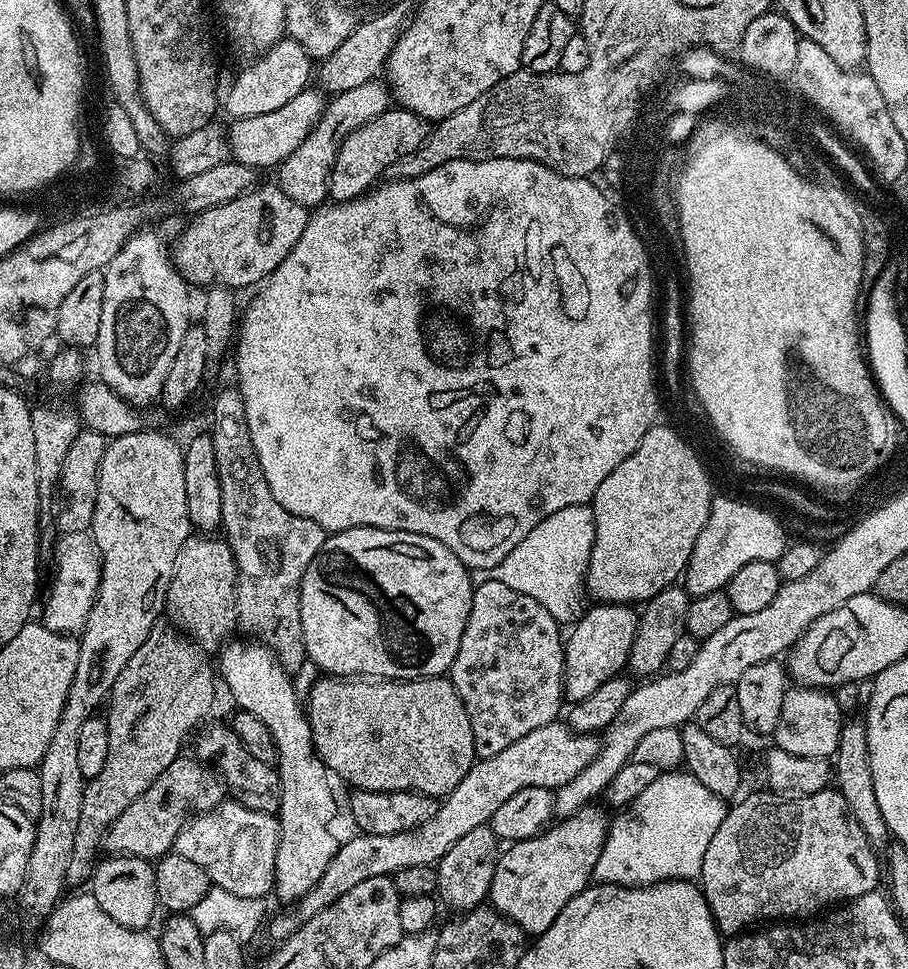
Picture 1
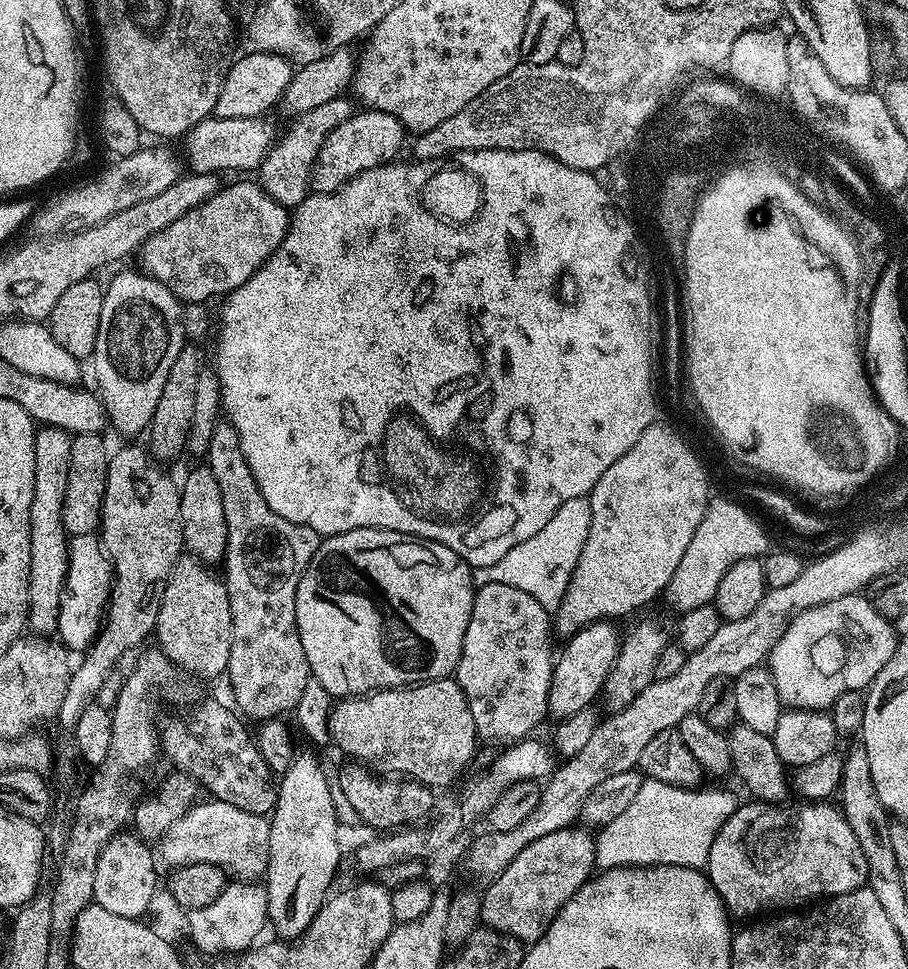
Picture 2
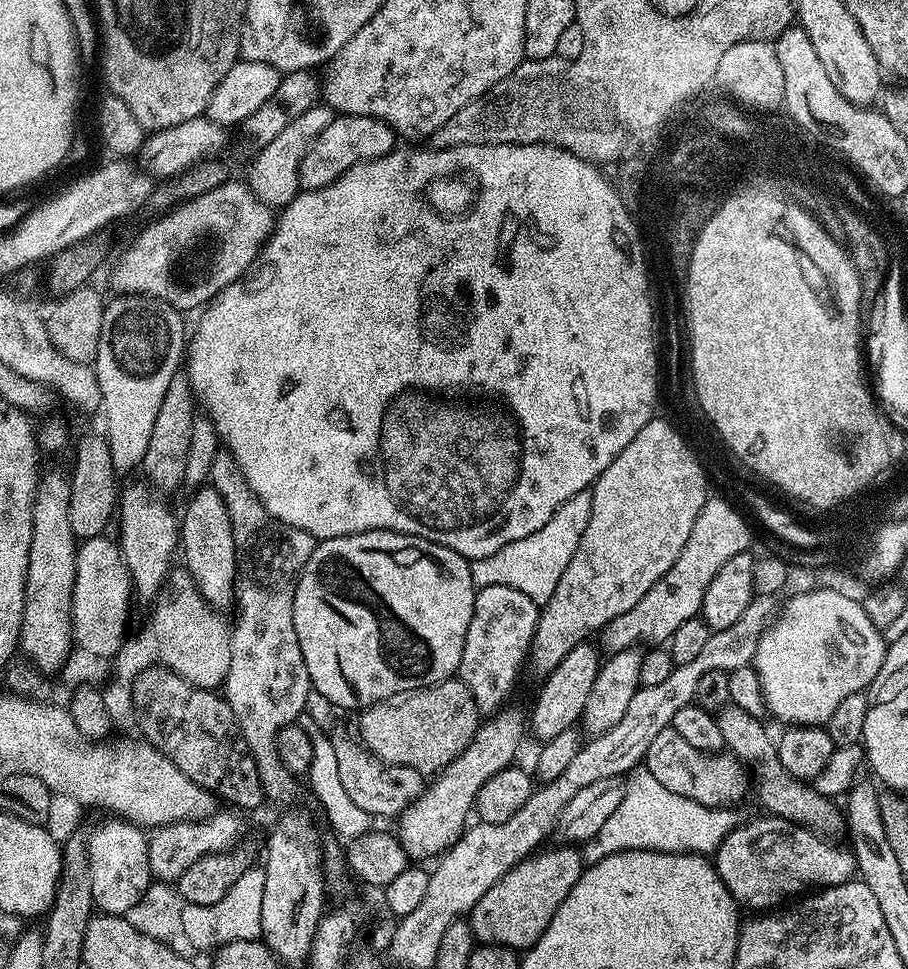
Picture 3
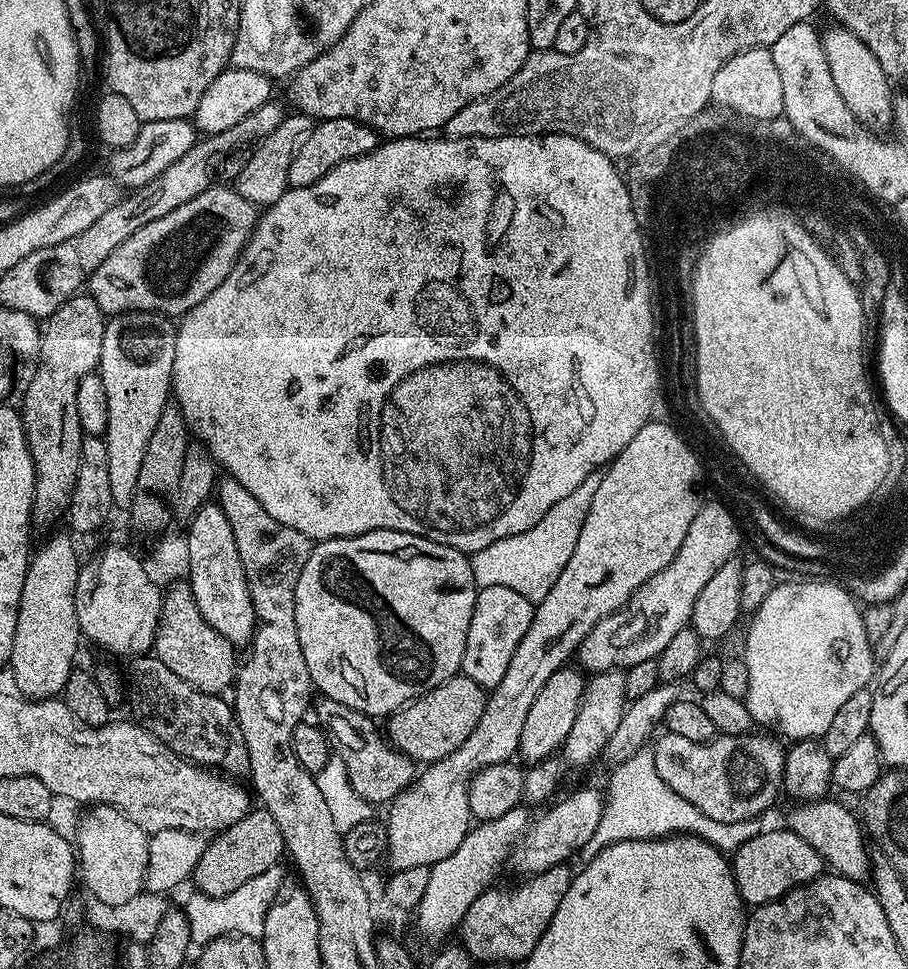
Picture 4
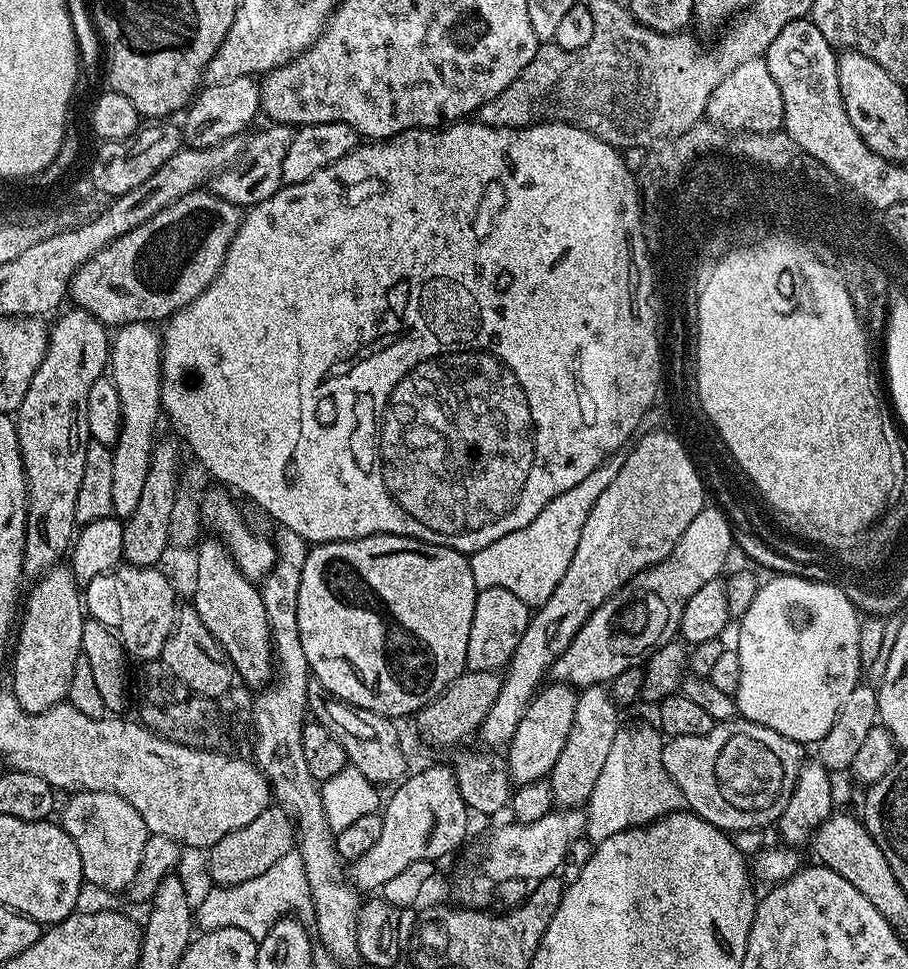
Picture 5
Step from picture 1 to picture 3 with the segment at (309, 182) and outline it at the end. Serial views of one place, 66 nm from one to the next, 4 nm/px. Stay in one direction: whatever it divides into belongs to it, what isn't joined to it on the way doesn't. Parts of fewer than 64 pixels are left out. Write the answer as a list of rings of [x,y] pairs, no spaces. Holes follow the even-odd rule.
[[[318,102],[310,110],[306,110],[306,114],[294,118],[294,122],[290,122],[290,126],[286,126],[286,130],[282,130],[282,134],[278,134],[278,138],[270,142],[270,146],[266,146],[251,157],[249,164],[252,165],[248,168],[246,183],[263,204],[267,204],[273,210],[285,208],[297,192],[301,191],[298,166],[302,166],[302,157],[306,154],[306,150],[310,150],[310,142],[314,142],[314,138],[318,138],[318,134],[322,134],[322,130],[330,126],[333,115],[332,109],[327,104]]]

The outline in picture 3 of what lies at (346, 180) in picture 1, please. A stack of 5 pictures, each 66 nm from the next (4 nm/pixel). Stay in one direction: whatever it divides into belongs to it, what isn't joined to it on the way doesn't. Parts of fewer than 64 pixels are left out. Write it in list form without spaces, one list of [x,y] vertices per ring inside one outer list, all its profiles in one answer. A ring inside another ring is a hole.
[[[333,115],[330,126],[310,142],[310,150],[302,157],[302,166],[298,166],[298,182],[305,192],[322,190],[322,186],[330,186],[346,170],[358,166],[362,162],[370,162],[374,158],[382,158],[397,147],[398,137],[386,122],[369,116]]]

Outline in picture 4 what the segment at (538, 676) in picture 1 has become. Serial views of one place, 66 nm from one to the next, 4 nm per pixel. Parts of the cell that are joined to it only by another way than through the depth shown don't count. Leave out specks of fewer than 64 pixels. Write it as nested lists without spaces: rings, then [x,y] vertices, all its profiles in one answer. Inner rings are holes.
[[[506,586],[479,589],[474,614],[470,614],[470,630],[466,630],[466,650],[460,672],[485,690],[496,688],[498,682],[502,682],[502,674],[506,674],[506,666],[510,666],[510,658],[514,658],[514,650],[518,650],[518,642],[522,642],[526,630],[530,630],[533,611],[534,605],[529,600]]]

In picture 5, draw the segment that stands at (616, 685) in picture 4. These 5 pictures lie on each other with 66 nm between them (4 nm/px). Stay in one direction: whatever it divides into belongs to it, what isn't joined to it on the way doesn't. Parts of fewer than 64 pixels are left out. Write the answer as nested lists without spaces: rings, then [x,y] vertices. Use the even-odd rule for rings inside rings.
[[[595,684],[579,689],[574,706],[574,722],[570,725],[566,746],[562,746],[562,754],[558,754],[558,762],[554,762],[547,777],[548,787],[552,789],[552,802],[557,809],[581,809],[587,805],[590,794],[594,794],[598,774],[602,774],[602,766],[606,763],[606,757],[614,747],[614,738],[622,727],[616,711],[618,705],[607,687]]]

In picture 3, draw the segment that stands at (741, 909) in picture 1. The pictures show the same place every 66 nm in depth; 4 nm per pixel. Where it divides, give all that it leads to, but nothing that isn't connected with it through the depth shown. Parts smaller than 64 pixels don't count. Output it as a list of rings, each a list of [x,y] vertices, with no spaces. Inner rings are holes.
[[[771,814],[747,820],[737,824],[714,853],[716,872],[737,905],[745,909],[772,910],[789,898],[812,889],[833,888],[857,875],[854,854],[847,847],[832,844],[836,842],[821,833]]]

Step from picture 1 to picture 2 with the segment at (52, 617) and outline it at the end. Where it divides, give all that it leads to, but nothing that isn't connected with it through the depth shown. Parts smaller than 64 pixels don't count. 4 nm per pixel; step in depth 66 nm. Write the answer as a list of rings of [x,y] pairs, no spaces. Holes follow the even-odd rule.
[[[78,534],[68,542],[68,569],[62,590],[62,602],[58,606],[58,622],[55,635],[59,643],[69,650],[87,650],[96,635],[108,607],[108,596],[112,593],[112,562],[96,534]]]

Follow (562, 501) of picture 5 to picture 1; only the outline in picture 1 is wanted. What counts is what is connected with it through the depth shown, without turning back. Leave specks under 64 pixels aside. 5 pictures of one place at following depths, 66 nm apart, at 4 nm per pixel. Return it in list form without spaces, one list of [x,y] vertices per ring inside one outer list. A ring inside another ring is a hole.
[[[586,504],[578,506],[562,506],[562,510],[554,510],[498,566],[490,569],[491,579],[510,586],[510,590],[518,590],[518,594],[526,594],[526,598],[534,598],[546,614],[550,614],[561,625],[568,626],[580,619],[585,611],[586,589],[584,575],[590,562],[590,550],[594,546],[594,514]]]

